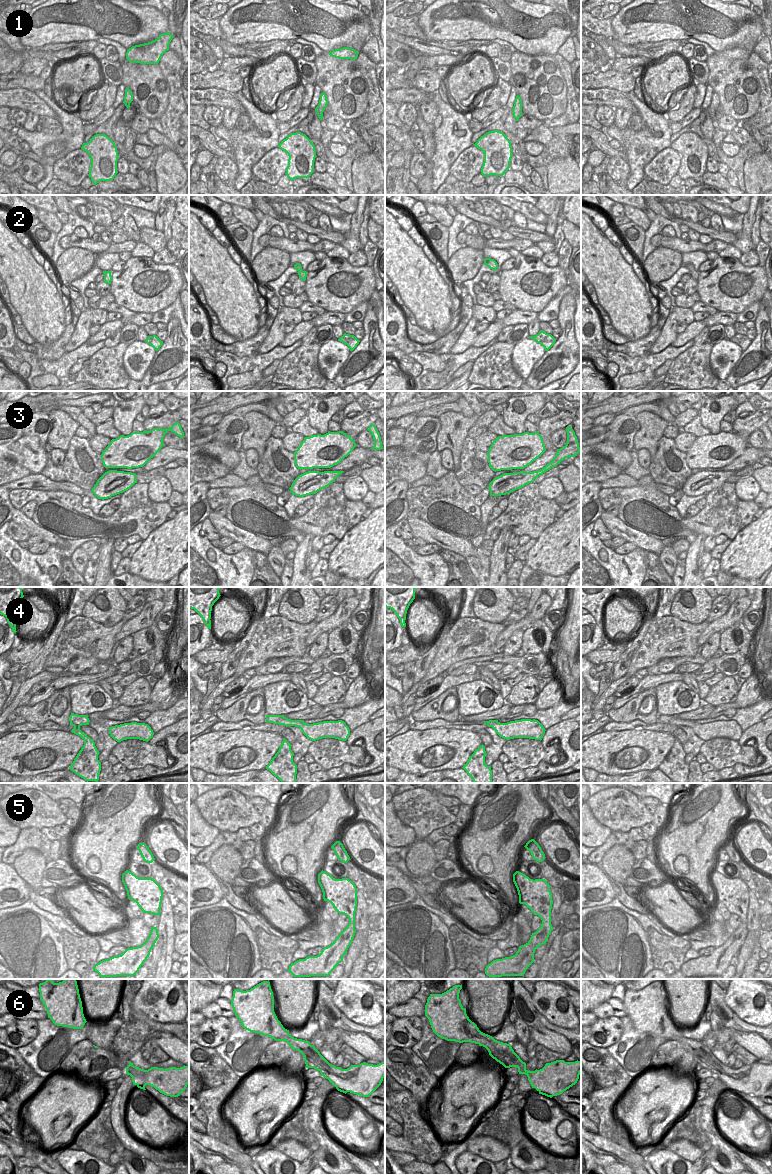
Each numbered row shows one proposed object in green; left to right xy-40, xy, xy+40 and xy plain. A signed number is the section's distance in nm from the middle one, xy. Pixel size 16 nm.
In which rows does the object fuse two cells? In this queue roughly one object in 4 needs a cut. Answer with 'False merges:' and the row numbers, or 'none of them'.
False merges: none of them

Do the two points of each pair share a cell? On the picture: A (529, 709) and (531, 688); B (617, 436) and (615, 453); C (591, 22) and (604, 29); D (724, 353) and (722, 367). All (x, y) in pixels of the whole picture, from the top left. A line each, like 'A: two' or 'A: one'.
A: two
B: two
C: one
D: one

